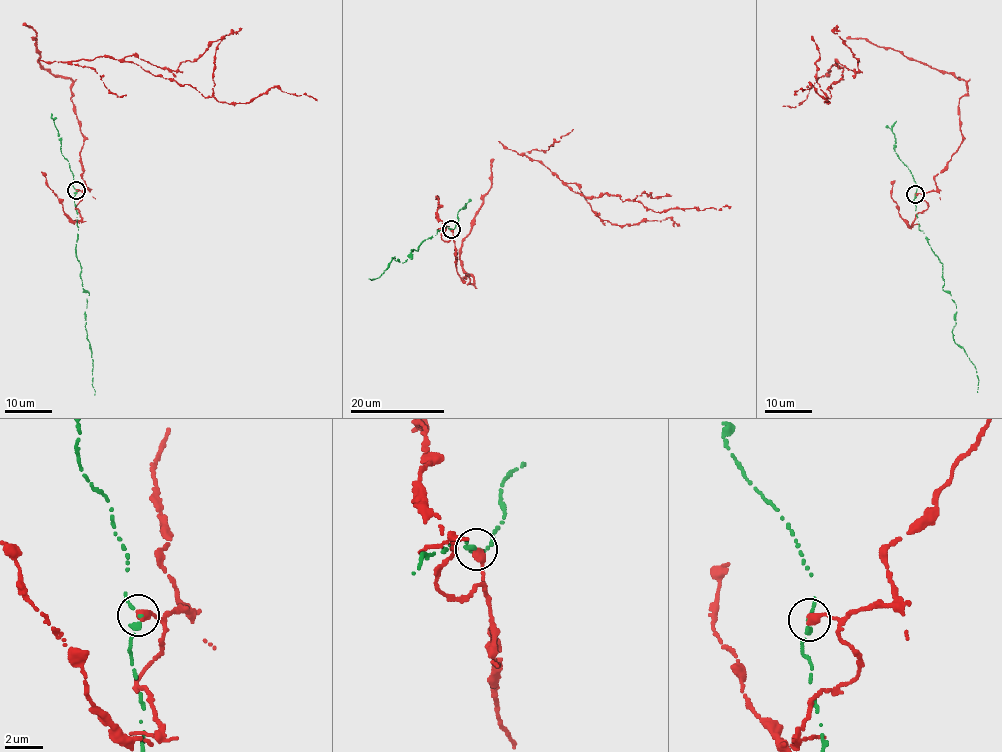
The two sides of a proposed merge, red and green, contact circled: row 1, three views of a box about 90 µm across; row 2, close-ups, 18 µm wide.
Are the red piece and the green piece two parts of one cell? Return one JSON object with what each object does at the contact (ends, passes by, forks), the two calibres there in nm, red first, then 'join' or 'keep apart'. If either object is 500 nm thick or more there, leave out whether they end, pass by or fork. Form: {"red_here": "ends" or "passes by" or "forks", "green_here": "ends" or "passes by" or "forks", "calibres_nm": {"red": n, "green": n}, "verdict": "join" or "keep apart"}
{"red_here": "ends", "green_here": "passes by", "calibres_nm": {"red": 420, "green": 200}, "verdict": "keep apart"}

